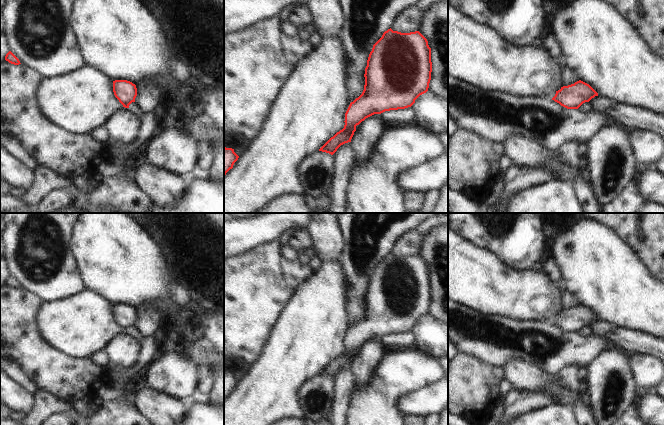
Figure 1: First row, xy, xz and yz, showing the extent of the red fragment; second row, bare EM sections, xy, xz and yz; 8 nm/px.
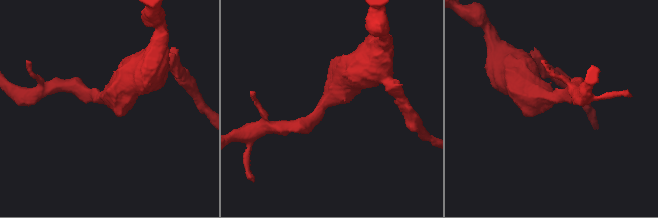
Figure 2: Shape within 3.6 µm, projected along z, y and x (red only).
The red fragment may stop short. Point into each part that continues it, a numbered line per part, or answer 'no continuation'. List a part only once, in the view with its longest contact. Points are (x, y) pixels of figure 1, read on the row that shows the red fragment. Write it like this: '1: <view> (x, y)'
no continuation

